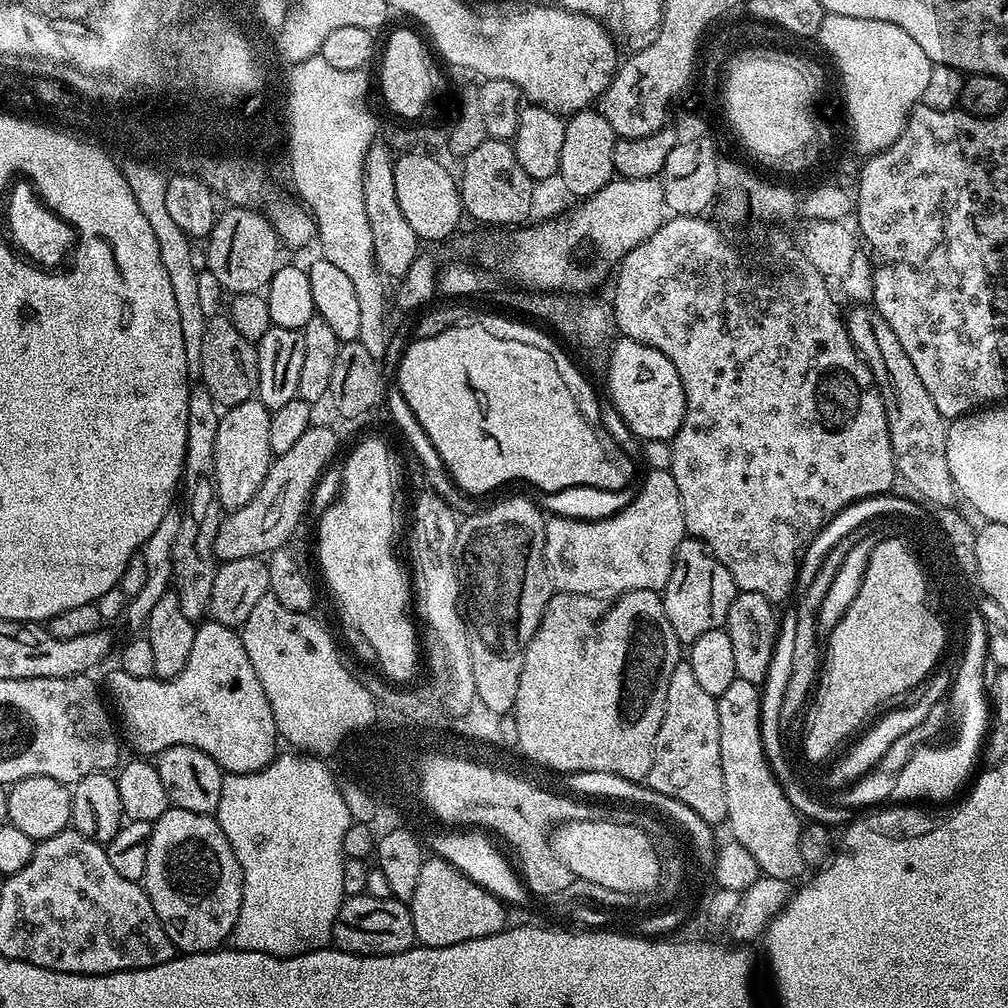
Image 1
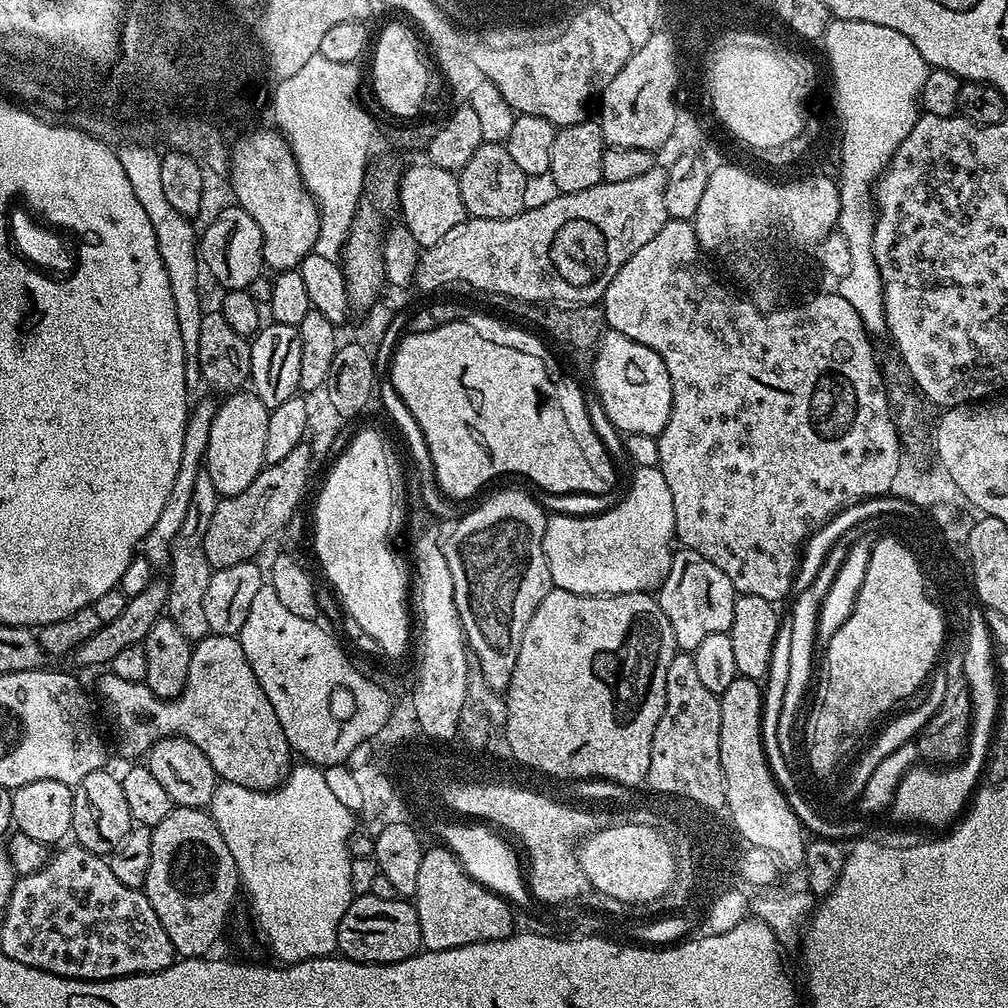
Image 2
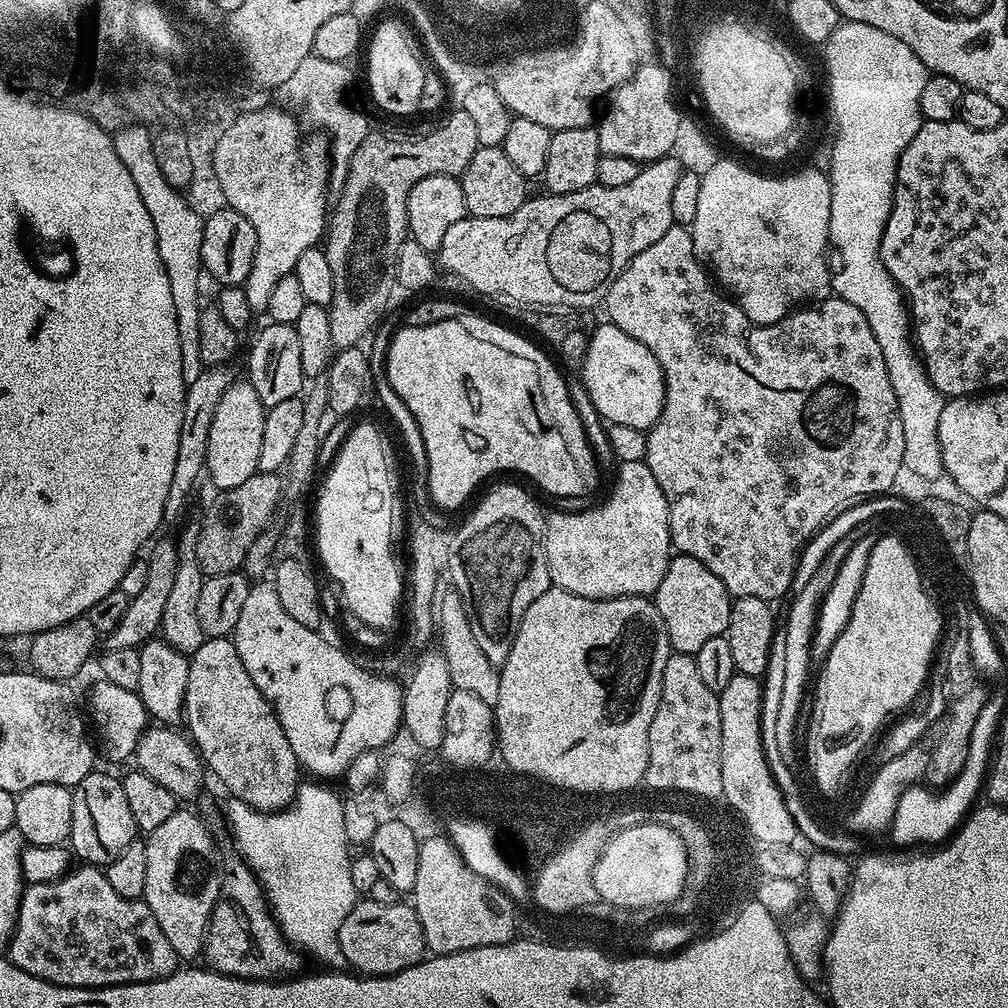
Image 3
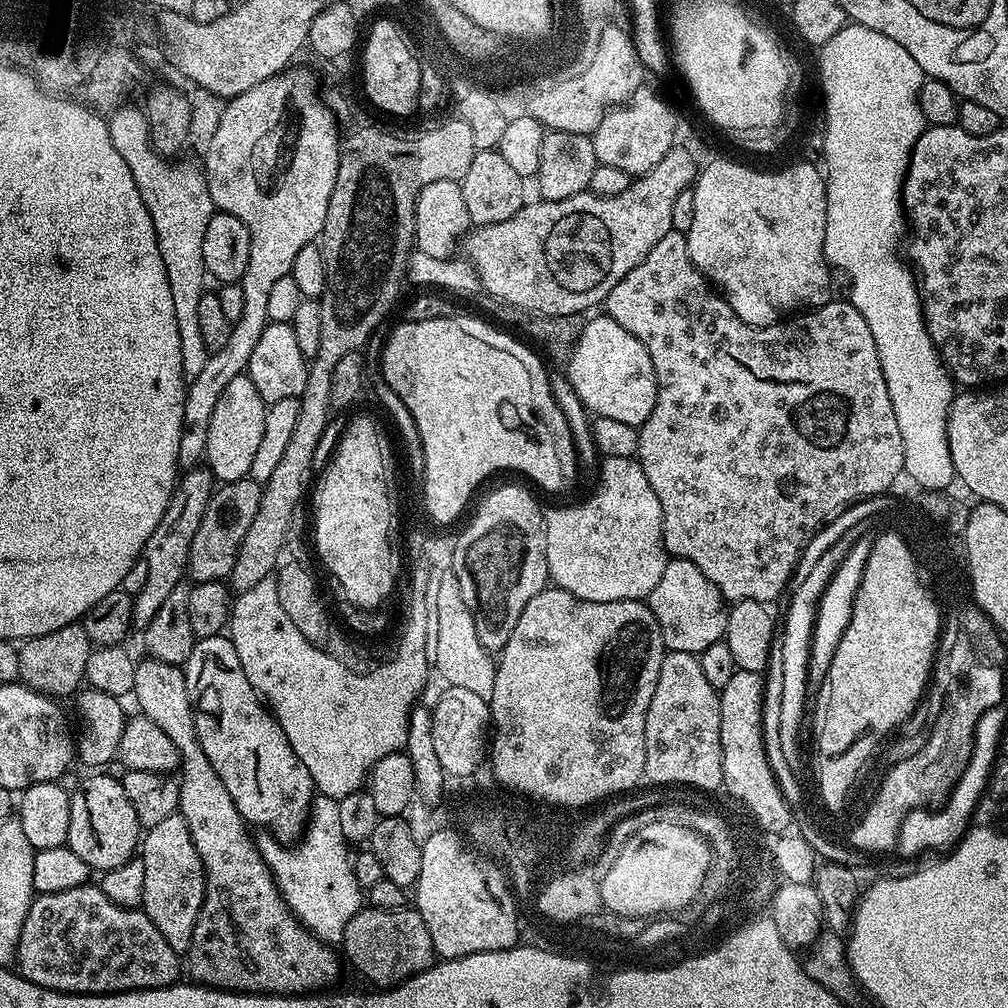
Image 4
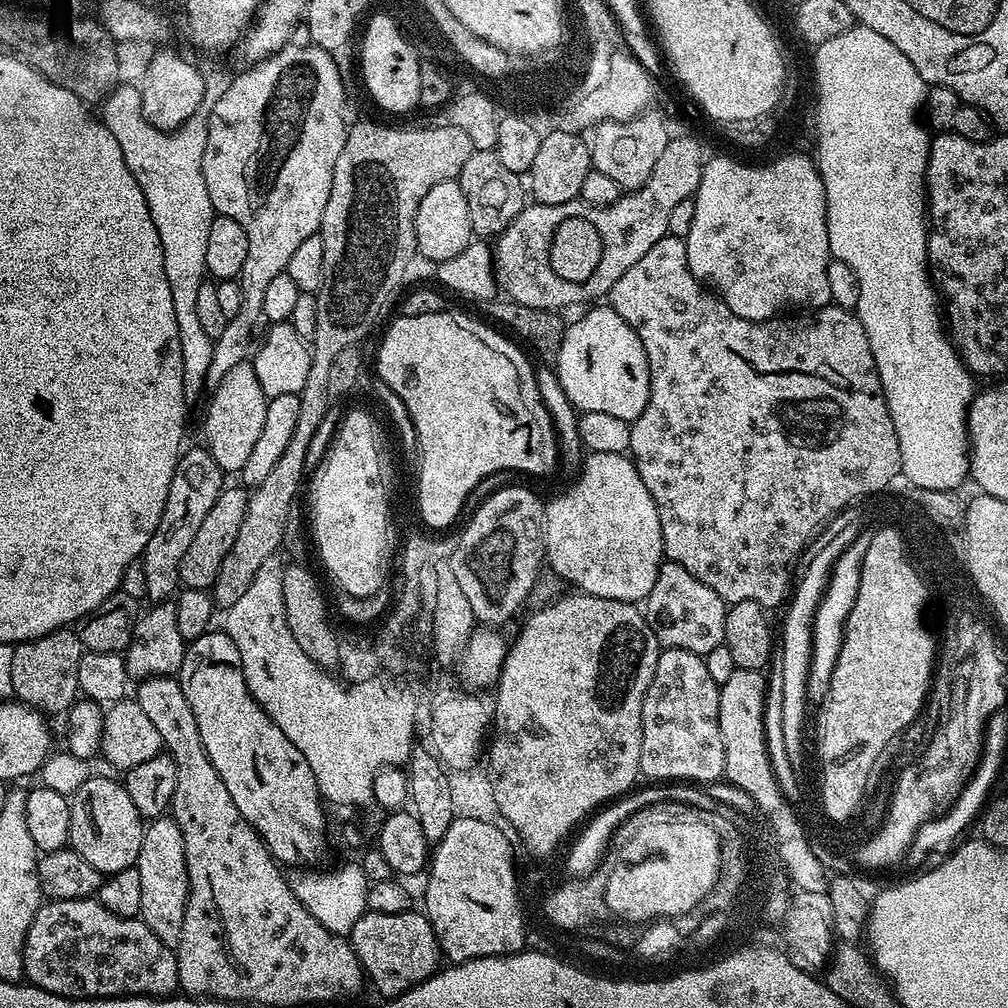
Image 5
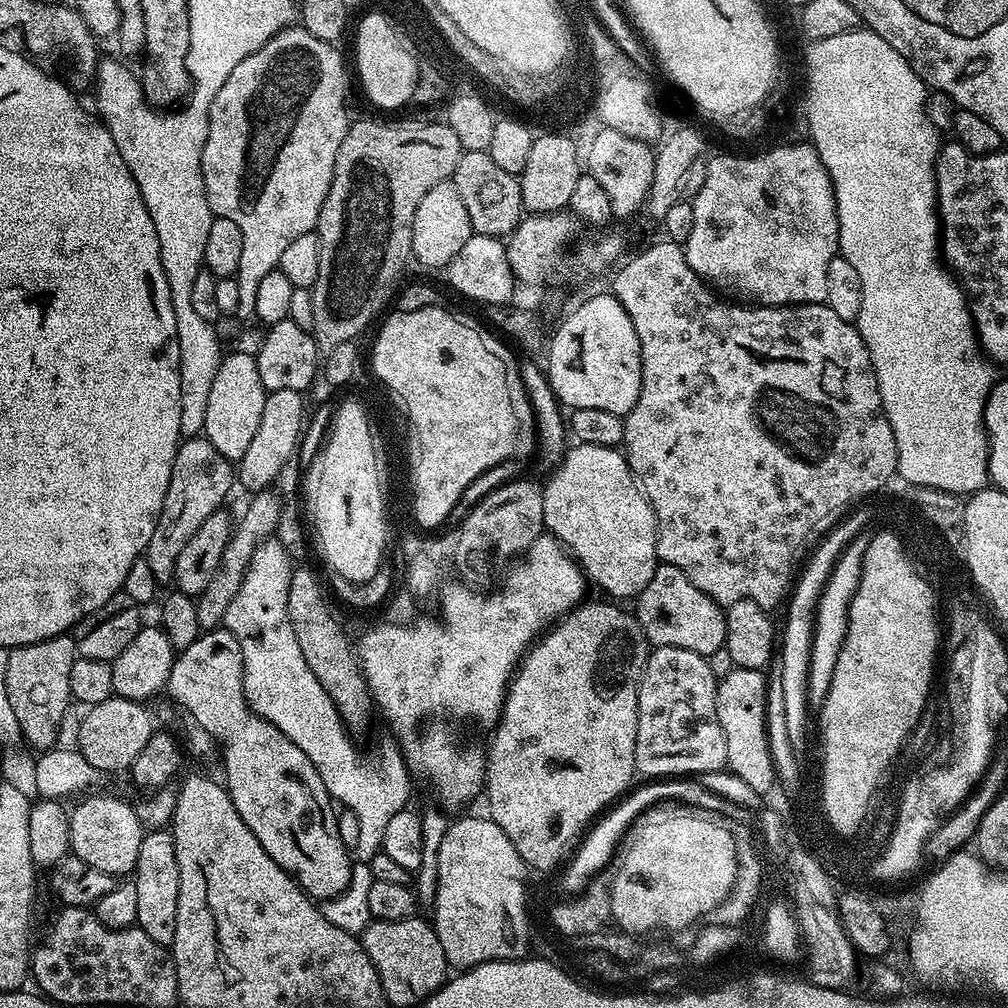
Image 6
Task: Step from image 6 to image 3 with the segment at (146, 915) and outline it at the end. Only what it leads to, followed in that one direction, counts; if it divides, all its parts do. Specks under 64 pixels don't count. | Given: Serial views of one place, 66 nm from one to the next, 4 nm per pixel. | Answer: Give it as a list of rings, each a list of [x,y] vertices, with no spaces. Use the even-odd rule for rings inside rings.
[[[177,810],[146,836],[146,886],[143,900],[158,918],[162,934],[181,961],[192,962],[204,950],[210,914],[220,897],[222,863],[208,828],[192,812]]]

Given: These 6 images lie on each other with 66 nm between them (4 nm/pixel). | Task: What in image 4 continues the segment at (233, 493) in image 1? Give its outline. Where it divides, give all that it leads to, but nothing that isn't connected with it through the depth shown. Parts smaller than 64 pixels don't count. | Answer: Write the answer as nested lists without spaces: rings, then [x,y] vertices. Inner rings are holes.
[[[246,374],[232,379],[226,390],[222,390],[222,398],[218,398],[218,406],[214,406],[214,414],[210,417],[210,435],[206,438],[204,451],[206,467],[217,481],[229,484],[248,476],[254,453],[262,443],[262,430],[266,430],[267,413],[258,386],[254,386]]]

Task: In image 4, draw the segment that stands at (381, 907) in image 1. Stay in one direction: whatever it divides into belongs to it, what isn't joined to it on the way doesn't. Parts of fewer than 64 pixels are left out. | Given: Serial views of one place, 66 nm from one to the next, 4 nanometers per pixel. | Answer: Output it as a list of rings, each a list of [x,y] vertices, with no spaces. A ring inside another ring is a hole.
[[[412,906],[394,910],[361,907],[360,912],[354,914],[350,922],[346,922],[342,952],[347,963],[349,960],[372,983],[369,985],[380,990],[393,988],[395,984],[425,972],[437,959],[434,946],[430,942],[430,930],[426,930],[422,914],[418,914]]]

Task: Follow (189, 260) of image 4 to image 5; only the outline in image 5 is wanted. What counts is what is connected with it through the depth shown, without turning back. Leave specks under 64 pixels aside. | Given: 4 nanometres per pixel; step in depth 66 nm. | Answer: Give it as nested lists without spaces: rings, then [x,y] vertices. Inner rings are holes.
[[[124,88],[124,92],[116,92],[112,96],[112,102],[103,109],[108,114],[108,124],[112,124],[112,132],[116,132],[116,140],[120,140],[120,149],[122,149],[122,158],[128,156],[126,164],[132,164],[130,174],[134,174],[134,182],[138,182],[138,186],[142,190],[142,194],[146,198],[146,206],[150,206],[150,218],[154,218],[154,230],[158,230],[158,238],[160,245],[164,251],[164,269],[166,270],[166,282],[170,282],[170,298],[174,298],[174,318],[178,318],[178,338],[182,342],[182,374],[184,375],[184,398],[185,401],[192,402],[200,396],[200,391],[205,391],[206,385],[204,379],[210,370],[210,360],[212,358],[213,340],[206,334],[206,330],[202,330],[202,325],[198,322],[198,314],[194,310],[194,302],[198,298],[198,286],[206,283],[206,241],[210,235],[210,226],[212,225],[213,211],[210,202],[210,194],[206,194],[206,182],[202,178],[203,170],[200,161],[200,148],[204,148],[204,132],[200,132],[200,124],[192,124],[192,128],[184,128],[184,132],[176,132],[176,136],[160,136],[157,132],[152,132],[149,124],[144,124],[143,118],[140,116],[140,108],[136,108],[136,92],[128,92],[128,88]]]

